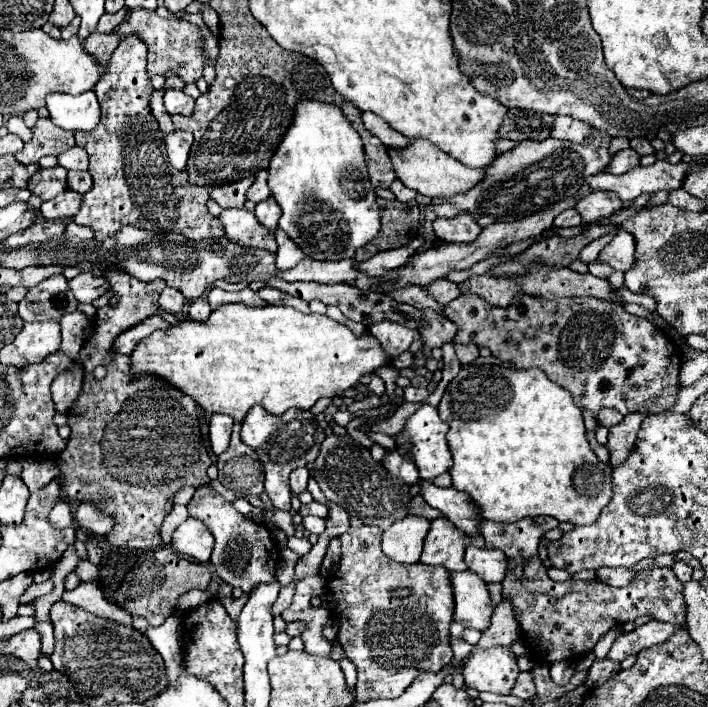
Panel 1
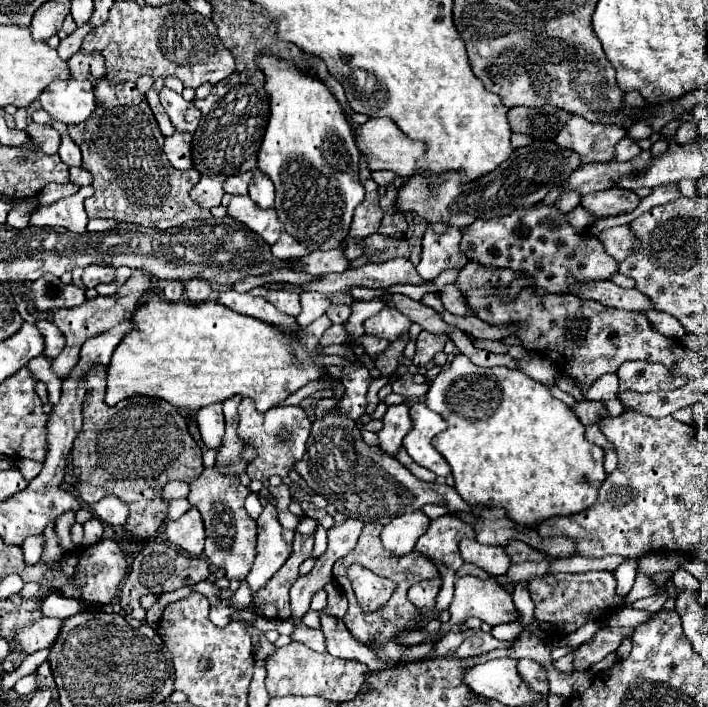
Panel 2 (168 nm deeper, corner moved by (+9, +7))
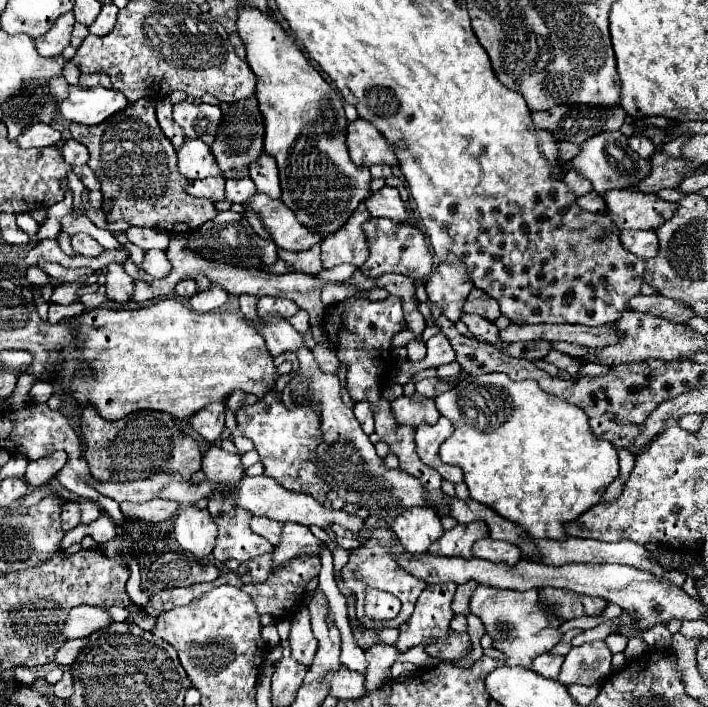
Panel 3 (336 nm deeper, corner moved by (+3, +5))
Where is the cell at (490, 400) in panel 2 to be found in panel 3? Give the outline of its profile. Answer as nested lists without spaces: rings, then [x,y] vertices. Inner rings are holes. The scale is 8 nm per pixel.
[[[487,373],[459,381],[451,391],[441,393],[437,409],[451,419],[455,431],[441,445],[443,463],[459,465],[465,473],[471,499],[493,507],[505,519],[525,527],[533,539],[567,539],[565,523],[595,507],[613,479],[619,475],[617,449],[607,441],[597,441],[589,429],[589,417],[581,407],[559,399],[539,387],[537,381],[511,381],[501,373]]]

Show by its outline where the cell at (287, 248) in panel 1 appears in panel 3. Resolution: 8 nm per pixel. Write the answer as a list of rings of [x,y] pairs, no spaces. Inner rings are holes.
[[[311,247],[309,251],[301,251],[301,253],[279,249],[277,253],[279,253],[279,257],[285,261],[285,265],[287,265],[287,269],[289,269],[291,273],[317,275],[317,273],[321,273],[321,269],[323,269],[321,257],[319,257],[319,247]]]

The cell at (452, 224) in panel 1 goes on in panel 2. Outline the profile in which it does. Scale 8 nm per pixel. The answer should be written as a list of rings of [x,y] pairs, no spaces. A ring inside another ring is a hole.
[[[429,225],[423,235],[421,261],[417,265],[417,273],[425,281],[433,281],[443,269],[463,267],[467,263],[467,257],[463,255],[459,243],[461,243],[459,227],[449,227],[443,233],[435,233],[433,227]]]

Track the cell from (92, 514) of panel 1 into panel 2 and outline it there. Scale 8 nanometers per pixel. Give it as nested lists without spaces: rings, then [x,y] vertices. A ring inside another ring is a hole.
[[[103,497],[101,501],[89,505],[89,511],[99,517],[103,523],[109,525],[123,525],[123,521],[127,521],[127,505],[123,505],[123,501],[119,501],[117,497]]]

